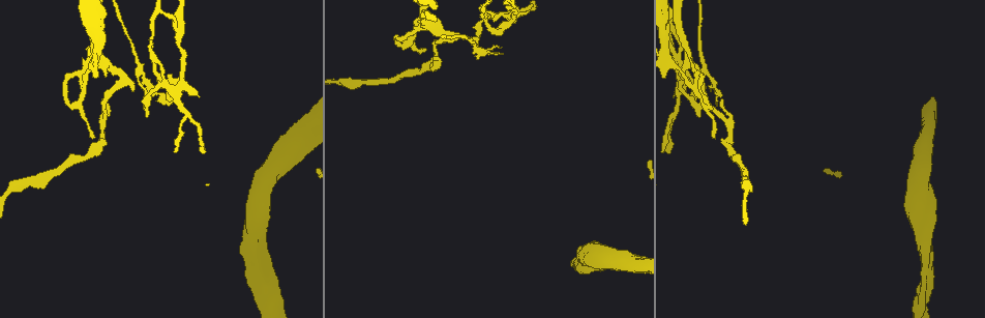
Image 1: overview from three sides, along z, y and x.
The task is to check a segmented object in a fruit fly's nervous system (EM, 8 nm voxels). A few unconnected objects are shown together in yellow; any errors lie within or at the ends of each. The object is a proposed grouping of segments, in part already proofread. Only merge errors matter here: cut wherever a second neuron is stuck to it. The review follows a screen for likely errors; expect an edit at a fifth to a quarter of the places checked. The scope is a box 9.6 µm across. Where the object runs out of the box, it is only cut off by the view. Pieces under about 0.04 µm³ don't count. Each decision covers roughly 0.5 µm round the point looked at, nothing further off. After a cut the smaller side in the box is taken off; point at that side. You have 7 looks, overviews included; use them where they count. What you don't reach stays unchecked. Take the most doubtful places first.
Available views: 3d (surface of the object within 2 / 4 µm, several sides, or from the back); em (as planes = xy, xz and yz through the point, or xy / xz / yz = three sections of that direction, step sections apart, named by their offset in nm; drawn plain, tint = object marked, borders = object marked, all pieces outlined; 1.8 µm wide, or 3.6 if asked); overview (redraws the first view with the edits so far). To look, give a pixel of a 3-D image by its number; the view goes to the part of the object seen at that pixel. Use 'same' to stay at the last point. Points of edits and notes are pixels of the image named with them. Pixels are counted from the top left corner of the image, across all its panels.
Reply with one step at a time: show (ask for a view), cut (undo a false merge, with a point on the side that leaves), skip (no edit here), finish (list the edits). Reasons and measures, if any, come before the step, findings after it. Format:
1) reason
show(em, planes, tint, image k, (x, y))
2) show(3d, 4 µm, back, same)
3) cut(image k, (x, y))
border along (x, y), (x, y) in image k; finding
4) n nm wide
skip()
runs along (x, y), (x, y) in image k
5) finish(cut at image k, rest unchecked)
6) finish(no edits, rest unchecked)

thin neck
show(em, xz, step 16, plain, image 1, (256, 267))

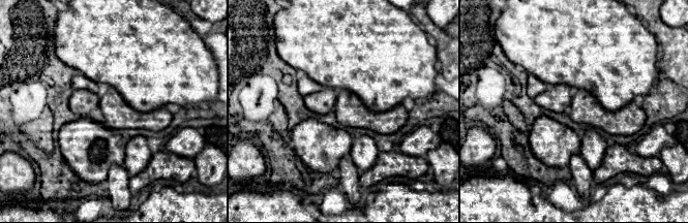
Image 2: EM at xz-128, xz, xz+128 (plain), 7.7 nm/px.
where the object lies
show(em, xz, step 16, tint, same)

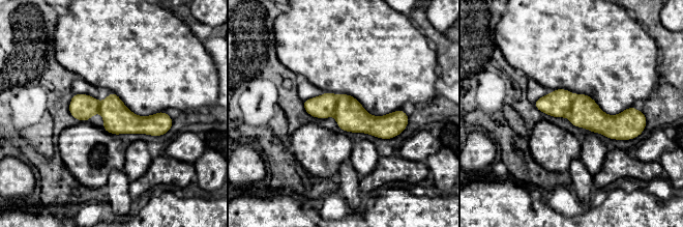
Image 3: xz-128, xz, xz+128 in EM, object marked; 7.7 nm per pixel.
skip()
runs along (305, 103), (405, 122) in image 3; continuous, no second neuron

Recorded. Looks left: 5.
two arms at a narrow angle
show(3d, 2 µm, image 1, (276, 158))

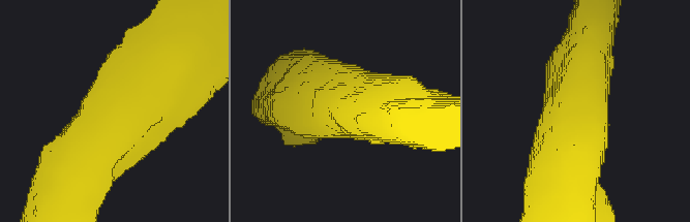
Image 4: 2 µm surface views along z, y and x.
show(em, planes, borders, image 4, (340, 105))

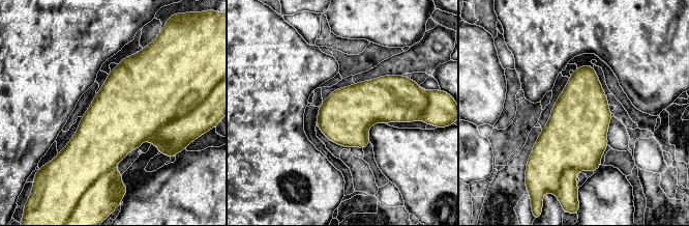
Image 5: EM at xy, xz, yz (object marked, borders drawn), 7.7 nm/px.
skip()
one neuron here

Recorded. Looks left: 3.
sharp bend
show(em, xz, step 8, tint, image 1, (479, 36))

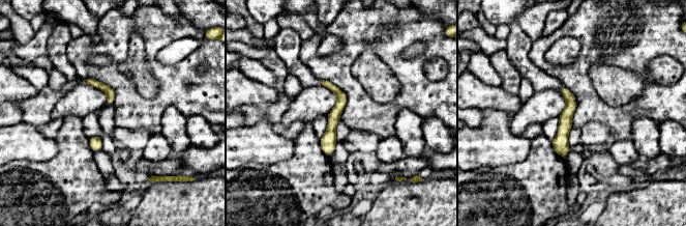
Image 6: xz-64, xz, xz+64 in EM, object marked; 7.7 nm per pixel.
cut it another way
show(em, planes, tint, same)

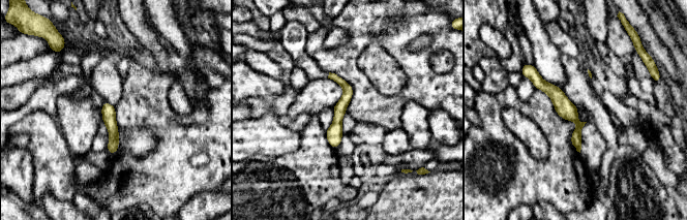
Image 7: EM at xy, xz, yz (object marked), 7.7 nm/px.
skip()
runs along (532, 68), (577, 122), (578, 147) in image 7; one neuron here

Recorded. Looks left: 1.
finish(no edits, rest unchecked)

